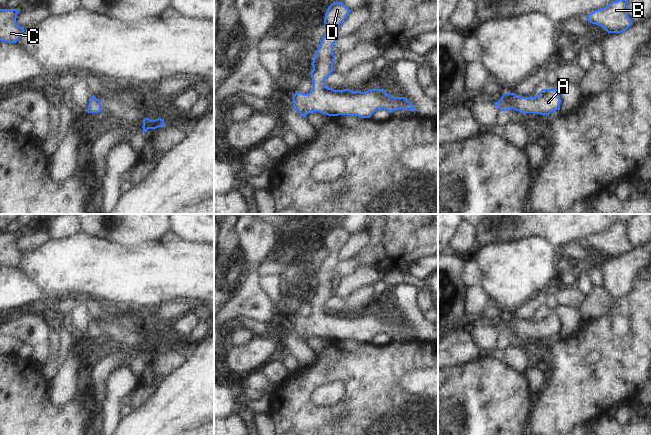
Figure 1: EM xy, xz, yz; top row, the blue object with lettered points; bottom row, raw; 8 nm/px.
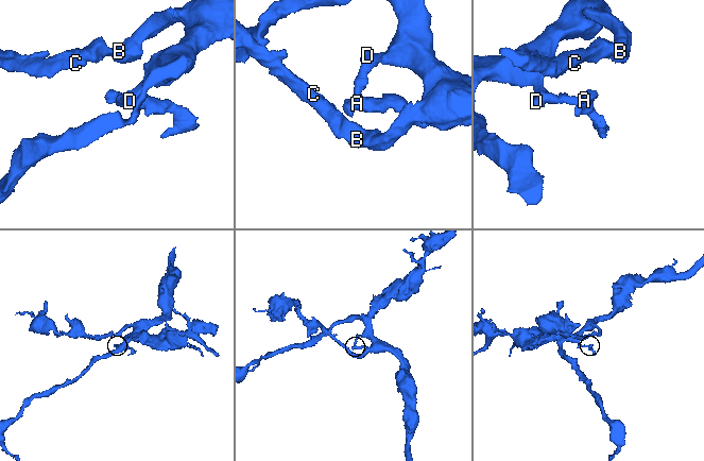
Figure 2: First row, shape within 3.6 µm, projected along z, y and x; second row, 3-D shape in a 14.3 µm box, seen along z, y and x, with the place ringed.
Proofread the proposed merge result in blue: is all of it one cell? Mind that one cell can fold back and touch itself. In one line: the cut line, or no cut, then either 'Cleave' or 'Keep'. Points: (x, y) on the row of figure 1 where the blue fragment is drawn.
No split. Keep.

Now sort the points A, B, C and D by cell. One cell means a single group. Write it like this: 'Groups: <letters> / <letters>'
Groups: A B C D.

